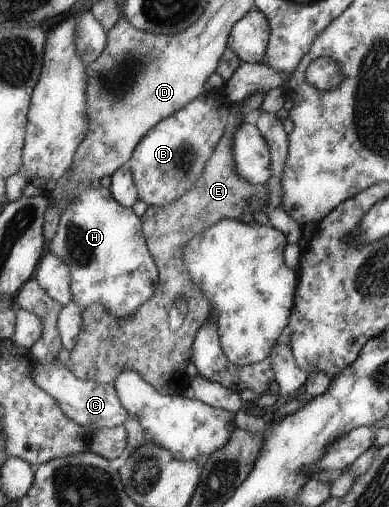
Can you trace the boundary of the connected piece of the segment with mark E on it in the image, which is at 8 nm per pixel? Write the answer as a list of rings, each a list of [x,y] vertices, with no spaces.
[[[225,133],[219,142],[209,164],[206,165],[204,176],[189,192],[177,199],[173,204],[164,207],[148,207],[141,217],[143,233],[155,258],[156,267],[159,269],[159,284],[153,296],[145,301],[131,316],[122,319],[114,315],[106,304],[95,303],[86,306],[83,311],[83,326],[76,340],[75,348],[70,352],[67,367],[80,378],[96,382],[100,385],[113,385],[120,378],[125,369],[132,369],[140,373],[150,385],[165,395],[183,394],[183,370],[189,366],[191,358],[191,344],[196,340],[200,328],[211,316],[212,302],[200,286],[194,283],[190,272],[184,263],[186,245],[194,237],[205,232],[221,219],[241,220],[243,214],[263,212],[267,204],[268,186],[266,184],[253,184],[246,181],[236,169],[233,156],[233,137]]]

